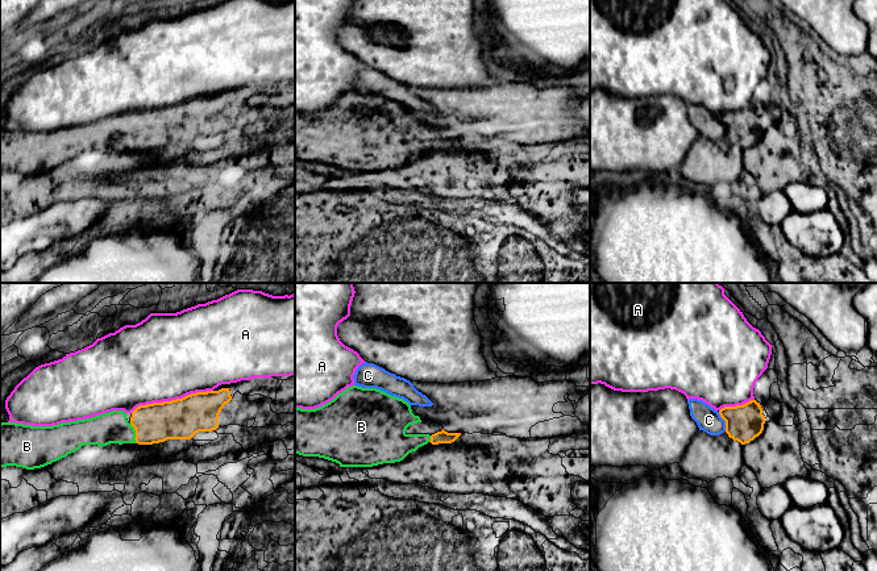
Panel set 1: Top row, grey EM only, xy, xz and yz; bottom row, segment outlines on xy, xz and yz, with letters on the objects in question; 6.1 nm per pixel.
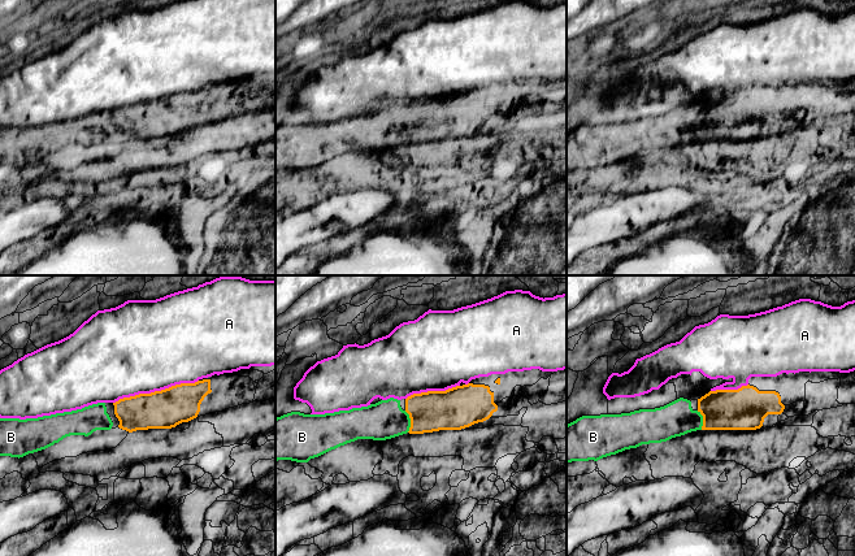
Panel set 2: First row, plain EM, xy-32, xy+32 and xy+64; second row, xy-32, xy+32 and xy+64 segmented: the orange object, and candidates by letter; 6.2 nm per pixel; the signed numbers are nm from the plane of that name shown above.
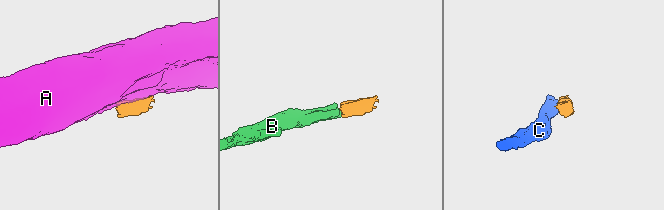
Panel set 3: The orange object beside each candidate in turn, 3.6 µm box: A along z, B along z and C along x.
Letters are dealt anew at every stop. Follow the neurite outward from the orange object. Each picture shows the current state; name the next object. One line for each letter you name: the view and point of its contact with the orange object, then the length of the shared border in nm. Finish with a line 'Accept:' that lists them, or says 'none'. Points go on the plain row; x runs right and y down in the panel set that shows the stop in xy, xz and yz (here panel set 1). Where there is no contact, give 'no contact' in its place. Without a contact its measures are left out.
B: xy (136, 138) | 130 nm
Accept: B

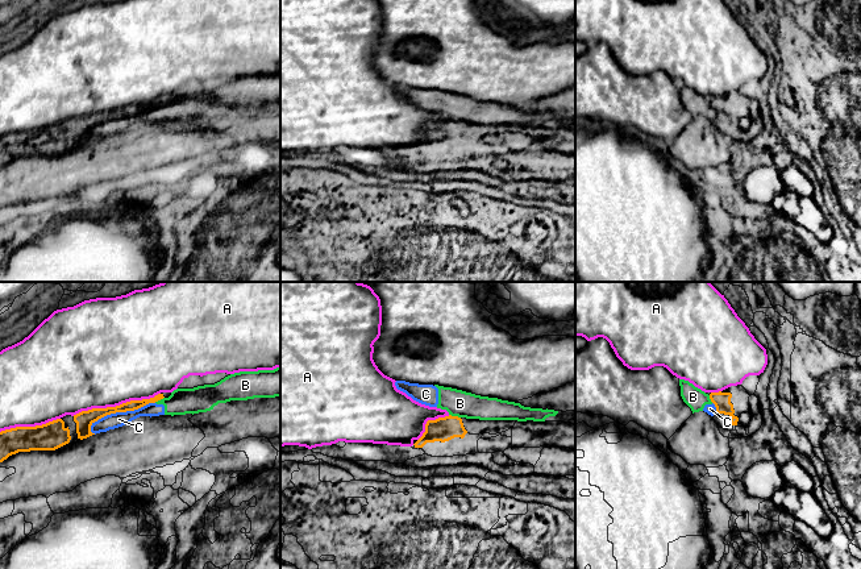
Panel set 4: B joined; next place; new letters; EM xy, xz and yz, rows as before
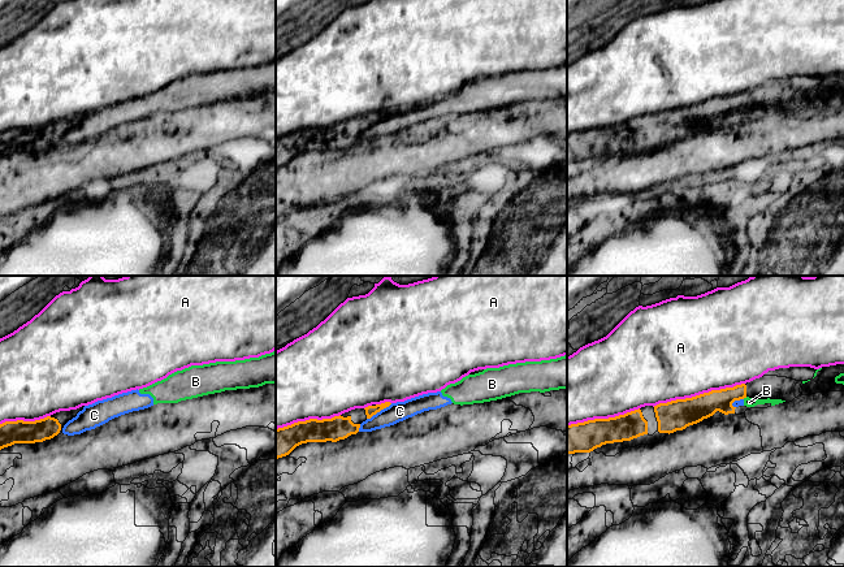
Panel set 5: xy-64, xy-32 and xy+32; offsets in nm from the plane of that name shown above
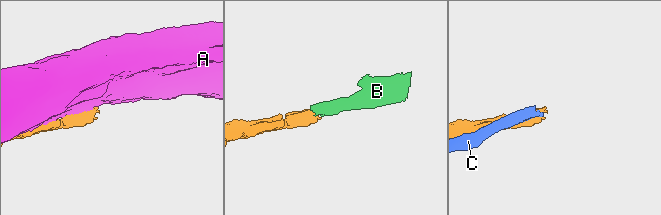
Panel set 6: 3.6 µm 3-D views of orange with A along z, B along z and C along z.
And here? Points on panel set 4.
Accept: none

